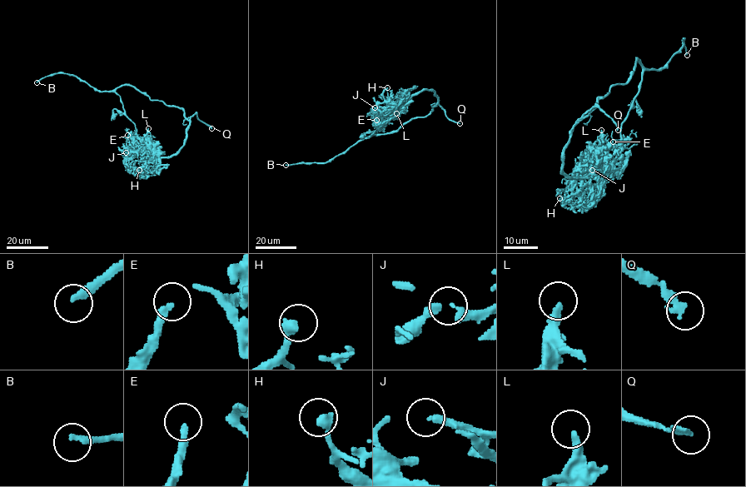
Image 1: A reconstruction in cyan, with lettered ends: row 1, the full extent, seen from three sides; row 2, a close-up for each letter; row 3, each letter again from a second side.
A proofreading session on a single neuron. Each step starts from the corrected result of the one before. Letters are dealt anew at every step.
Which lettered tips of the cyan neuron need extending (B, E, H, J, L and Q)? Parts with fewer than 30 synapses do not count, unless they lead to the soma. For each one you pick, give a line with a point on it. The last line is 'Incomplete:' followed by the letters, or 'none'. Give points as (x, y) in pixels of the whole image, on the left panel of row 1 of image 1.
B: (37, 82)
J: (126, 152)
Q: (211, 128)
Incomplete: B, J, Q

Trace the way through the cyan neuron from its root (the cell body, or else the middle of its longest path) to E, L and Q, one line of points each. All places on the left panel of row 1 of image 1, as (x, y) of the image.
E: (134, 86), (122, 85), (115, 90), (125, 114), (135, 126), (136, 141), (129, 151), (127, 135)
L: (134, 86), (122, 85), (115, 91), (120, 96), (125, 114), (134, 123), (136, 137), (148, 139), (148, 128)
Q: (134, 86), (151, 100), (181, 107), (188, 120), (196, 114), (200, 120), (211, 128)

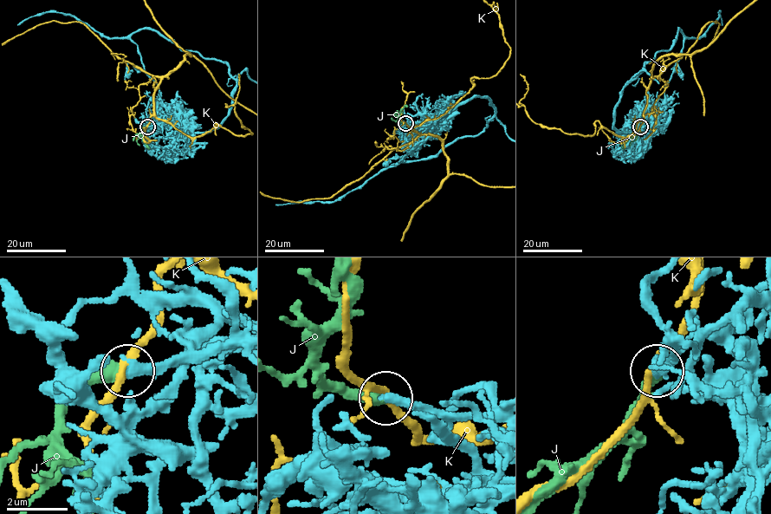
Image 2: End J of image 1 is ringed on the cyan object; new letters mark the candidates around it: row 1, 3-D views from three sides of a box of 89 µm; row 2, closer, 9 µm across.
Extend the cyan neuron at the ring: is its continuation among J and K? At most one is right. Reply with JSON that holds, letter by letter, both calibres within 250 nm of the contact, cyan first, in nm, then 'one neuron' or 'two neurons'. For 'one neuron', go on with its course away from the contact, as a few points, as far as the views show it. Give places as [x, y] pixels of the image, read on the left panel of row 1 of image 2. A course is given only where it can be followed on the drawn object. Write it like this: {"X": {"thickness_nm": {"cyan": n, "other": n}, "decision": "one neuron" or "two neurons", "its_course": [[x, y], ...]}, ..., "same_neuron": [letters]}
{"J": {"thickness_nm": {"cyan": 360, "other": 400}, "decision": "one neuron", "its_course": [[146, 126], [140, 131], [140, 134], [149, 149]]}, "K": {"thickness_nm": {"cyan": 380, "other": 260}, "decision": "two neurons"}, "same_neuron": ["J"]}

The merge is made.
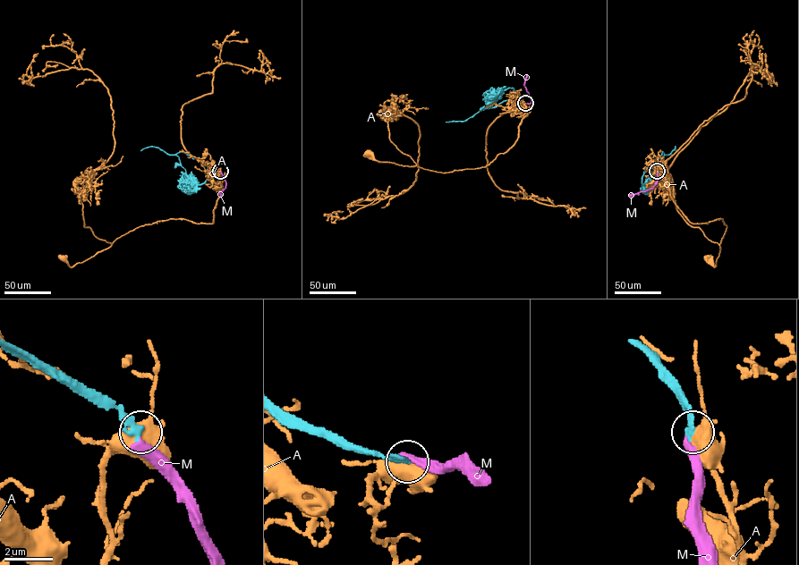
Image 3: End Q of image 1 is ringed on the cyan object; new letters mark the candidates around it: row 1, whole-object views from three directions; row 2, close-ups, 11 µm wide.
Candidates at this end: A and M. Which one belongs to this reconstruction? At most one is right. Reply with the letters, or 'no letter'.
no letter

